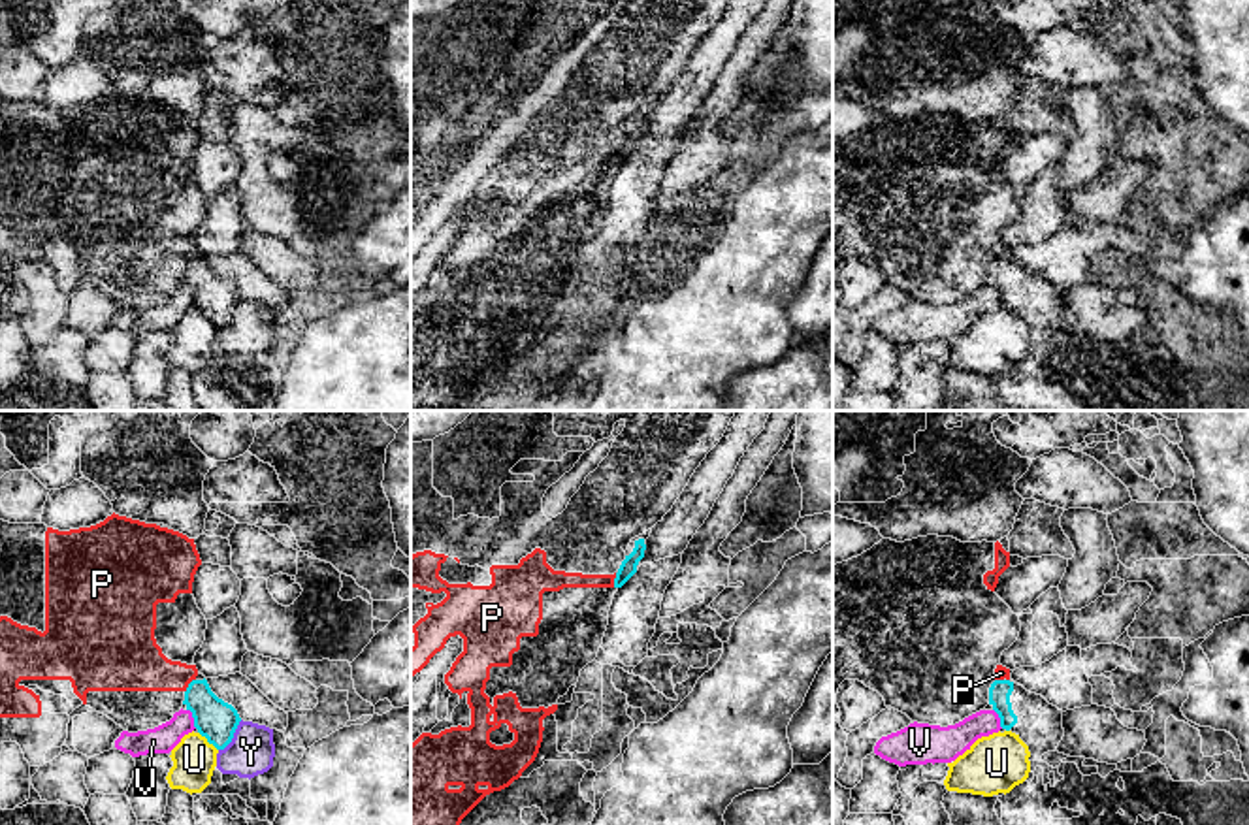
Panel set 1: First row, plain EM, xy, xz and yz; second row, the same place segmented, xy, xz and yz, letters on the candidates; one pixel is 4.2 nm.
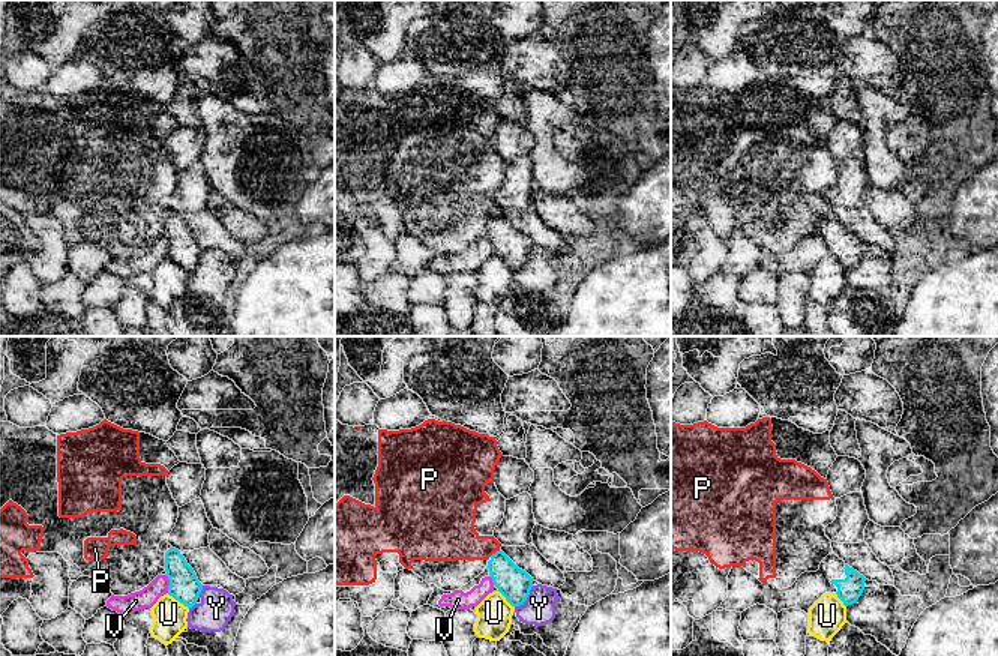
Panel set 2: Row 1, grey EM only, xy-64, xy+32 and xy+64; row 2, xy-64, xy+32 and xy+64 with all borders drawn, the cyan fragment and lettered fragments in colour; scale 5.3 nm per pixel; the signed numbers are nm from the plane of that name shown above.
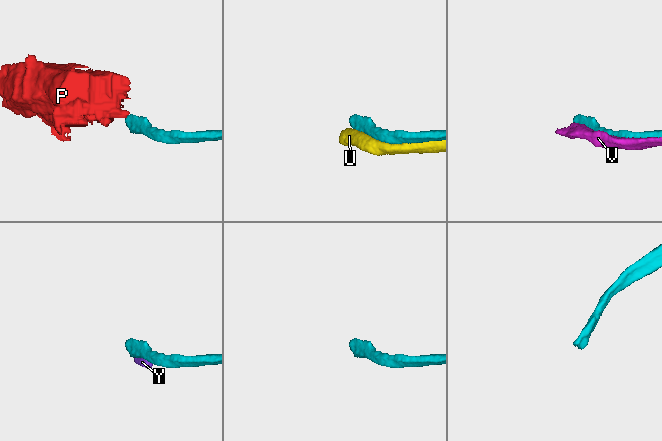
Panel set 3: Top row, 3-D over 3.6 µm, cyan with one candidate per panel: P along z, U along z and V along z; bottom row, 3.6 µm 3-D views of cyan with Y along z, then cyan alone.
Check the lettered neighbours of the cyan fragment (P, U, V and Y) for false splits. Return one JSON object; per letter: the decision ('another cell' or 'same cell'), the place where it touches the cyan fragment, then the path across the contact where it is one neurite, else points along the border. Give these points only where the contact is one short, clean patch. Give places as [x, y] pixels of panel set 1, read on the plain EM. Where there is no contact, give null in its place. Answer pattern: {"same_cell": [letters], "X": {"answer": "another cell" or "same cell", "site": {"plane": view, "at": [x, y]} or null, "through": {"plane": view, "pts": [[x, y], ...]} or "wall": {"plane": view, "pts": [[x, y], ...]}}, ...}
{"same_cell": [], "P": {"answer": "another cell", "site": {"plane": "xy", "at": [189, 264]}, "wall": {"plane": "xy", "pts": [[194, 257], [185, 270]]}}, "U": {"answer": "another cell", "site": {"plane": "xy", "at": [208, 319]}}, "V": {"answer": "another cell", "site": {"plane": "xy", "at": [193, 294]}}, "Y": {"answer": "another cell", "site": {"plane": "xy", "at": [232, 315]}}}

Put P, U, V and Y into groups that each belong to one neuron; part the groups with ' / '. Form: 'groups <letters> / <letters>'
groups P Y / U / V

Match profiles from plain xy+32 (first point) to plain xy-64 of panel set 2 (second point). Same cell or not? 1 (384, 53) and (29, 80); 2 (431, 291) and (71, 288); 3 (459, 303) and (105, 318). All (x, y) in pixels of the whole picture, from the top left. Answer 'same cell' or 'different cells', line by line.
1: different cells
2: different cells
3: different cells

